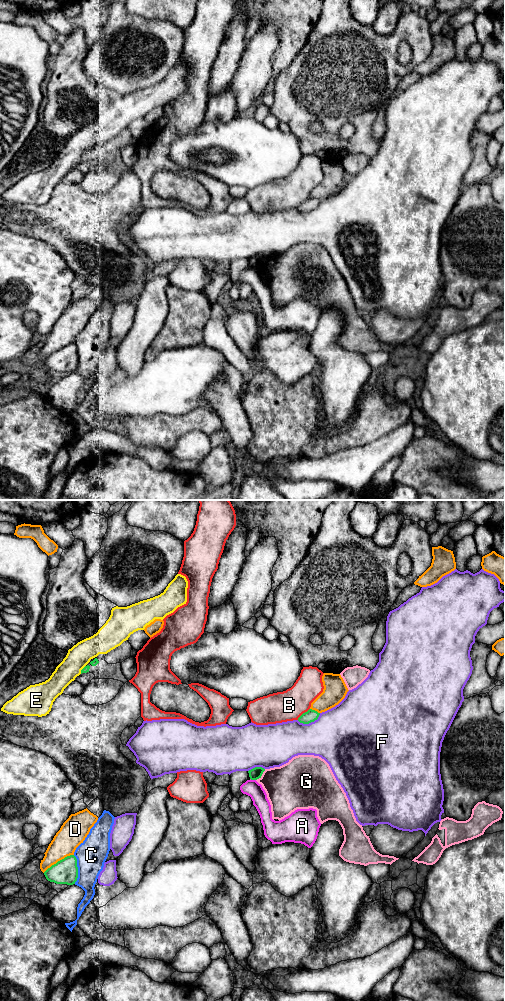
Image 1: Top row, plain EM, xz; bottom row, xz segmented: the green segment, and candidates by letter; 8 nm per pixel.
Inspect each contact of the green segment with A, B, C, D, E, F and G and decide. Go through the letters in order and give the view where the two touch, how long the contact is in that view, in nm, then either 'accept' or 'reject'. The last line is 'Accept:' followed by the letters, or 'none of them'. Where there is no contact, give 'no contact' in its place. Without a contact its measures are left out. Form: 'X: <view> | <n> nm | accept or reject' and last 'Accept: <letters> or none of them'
A: xz | 50 nm | reject
B: xz | 140 nm | reject
C: xz | 240 nm | reject
D: xz | 280 nm | reject
E: xz | 80 nm | reject
F: xz | 200 nm | reject
G: xz | 120 nm | reject
Accept: none of them

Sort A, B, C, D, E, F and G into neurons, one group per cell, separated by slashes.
A / B / C / D / E / F / G

